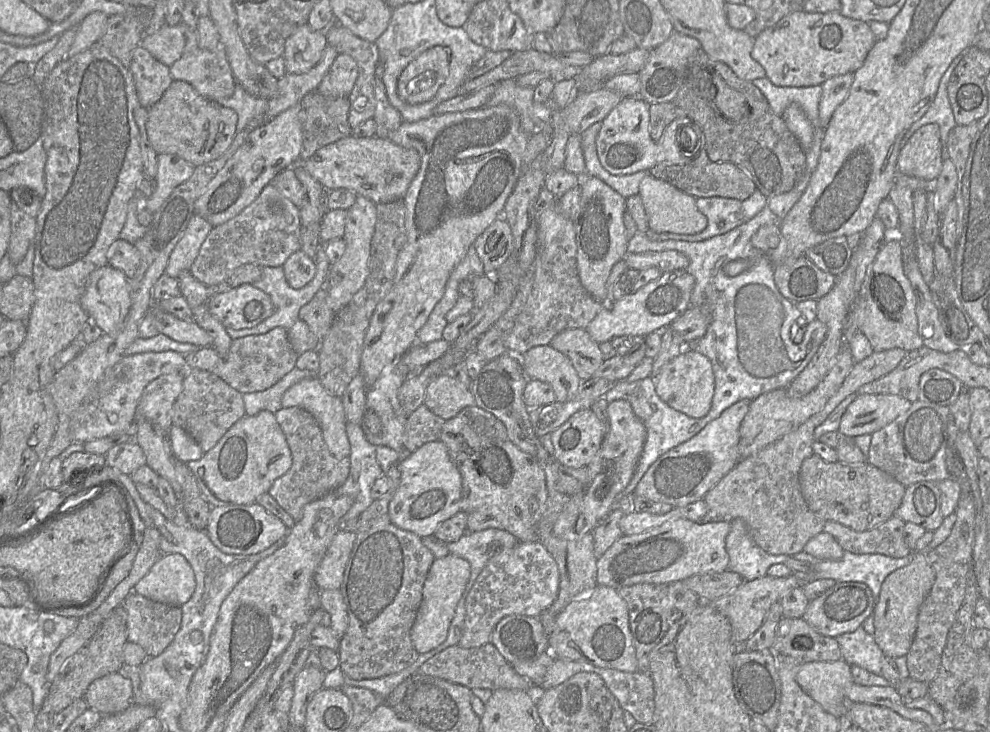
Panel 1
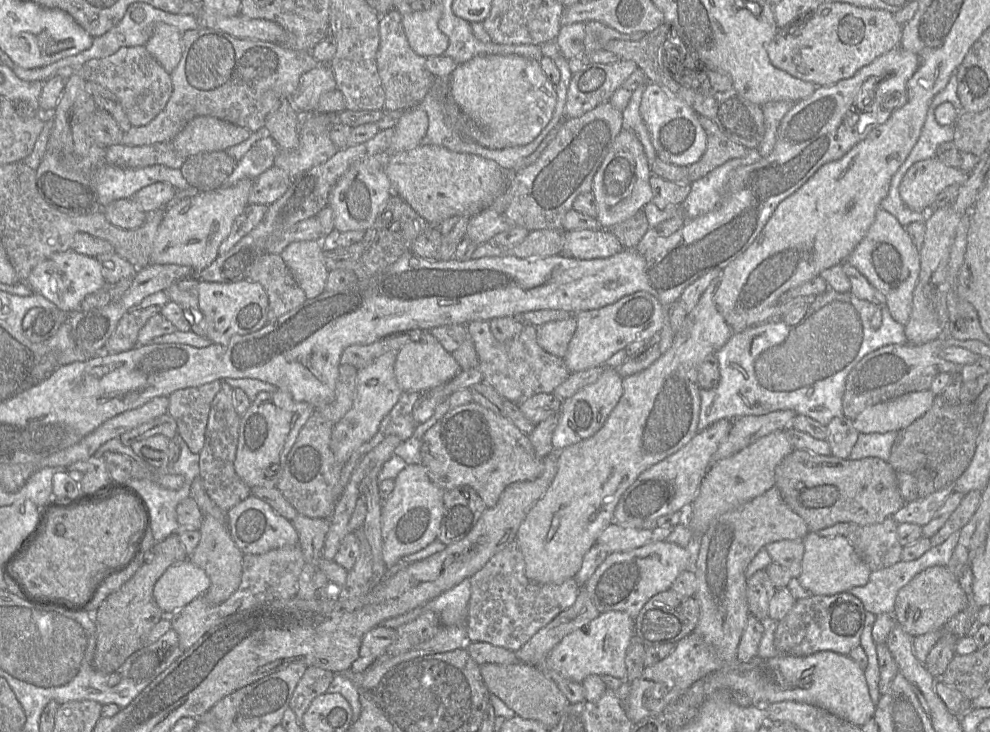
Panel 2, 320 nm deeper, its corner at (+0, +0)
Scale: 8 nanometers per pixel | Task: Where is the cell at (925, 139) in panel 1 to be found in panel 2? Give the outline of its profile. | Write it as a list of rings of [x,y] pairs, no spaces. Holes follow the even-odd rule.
[[[936,157],[922,160],[914,163],[904,175],[899,186],[900,197],[911,210],[929,212],[942,191],[951,185],[962,185],[968,176]]]

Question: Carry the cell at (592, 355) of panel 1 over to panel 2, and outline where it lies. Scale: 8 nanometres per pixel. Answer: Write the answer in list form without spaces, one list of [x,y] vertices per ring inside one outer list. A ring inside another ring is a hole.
[[[574,316],[549,321],[537,327],[537,343],[546,352],[564,357],[576,327],[577,321]]]

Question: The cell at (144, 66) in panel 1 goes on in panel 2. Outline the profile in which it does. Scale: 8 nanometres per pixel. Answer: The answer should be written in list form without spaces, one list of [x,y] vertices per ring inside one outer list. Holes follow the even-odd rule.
[[[144,46],[122,47],[109,57],[86,62],[79,68],[79,72],[86,82],[98,83],[111,91],[119,99],[134,127],[144,126],[153,120],[164,109],[173,91],[171,74],[165,71]]]

